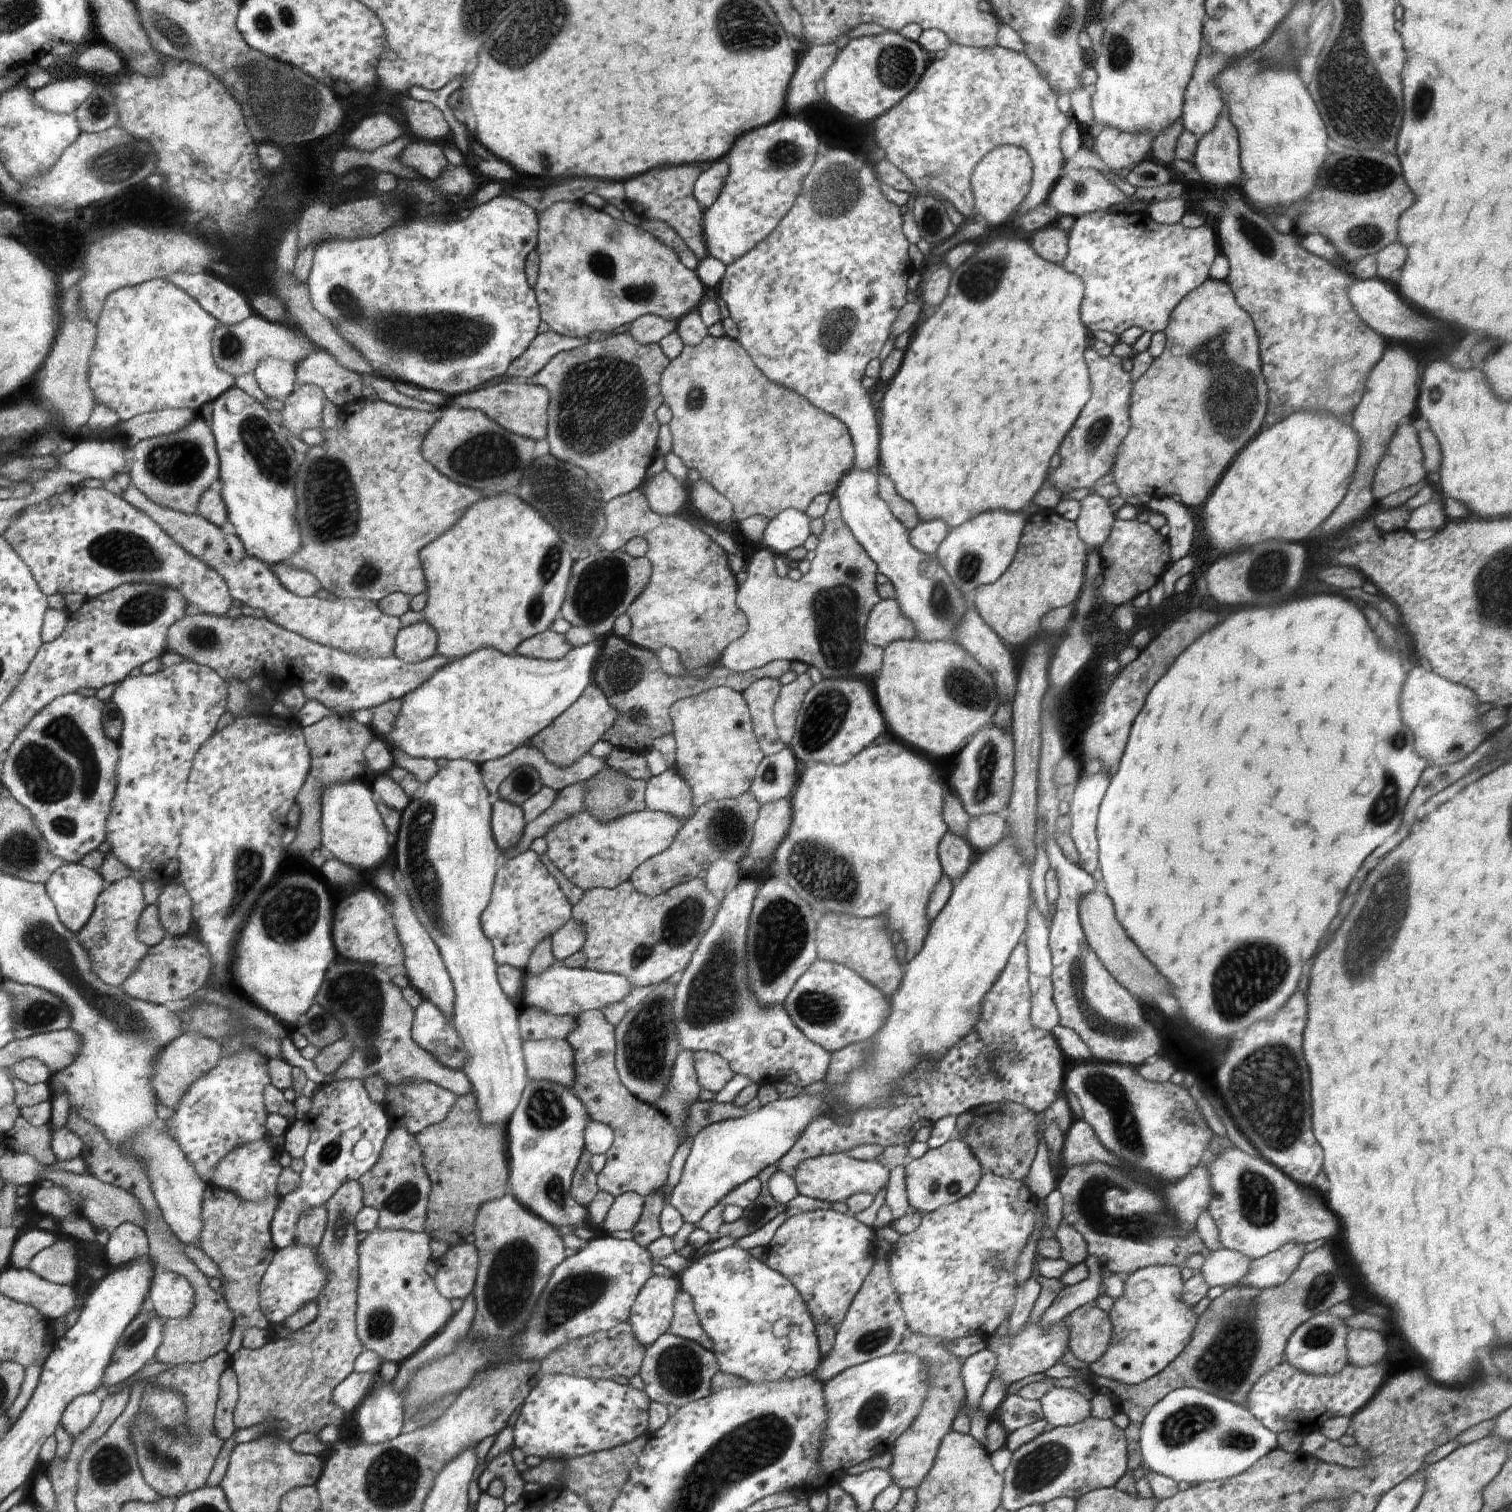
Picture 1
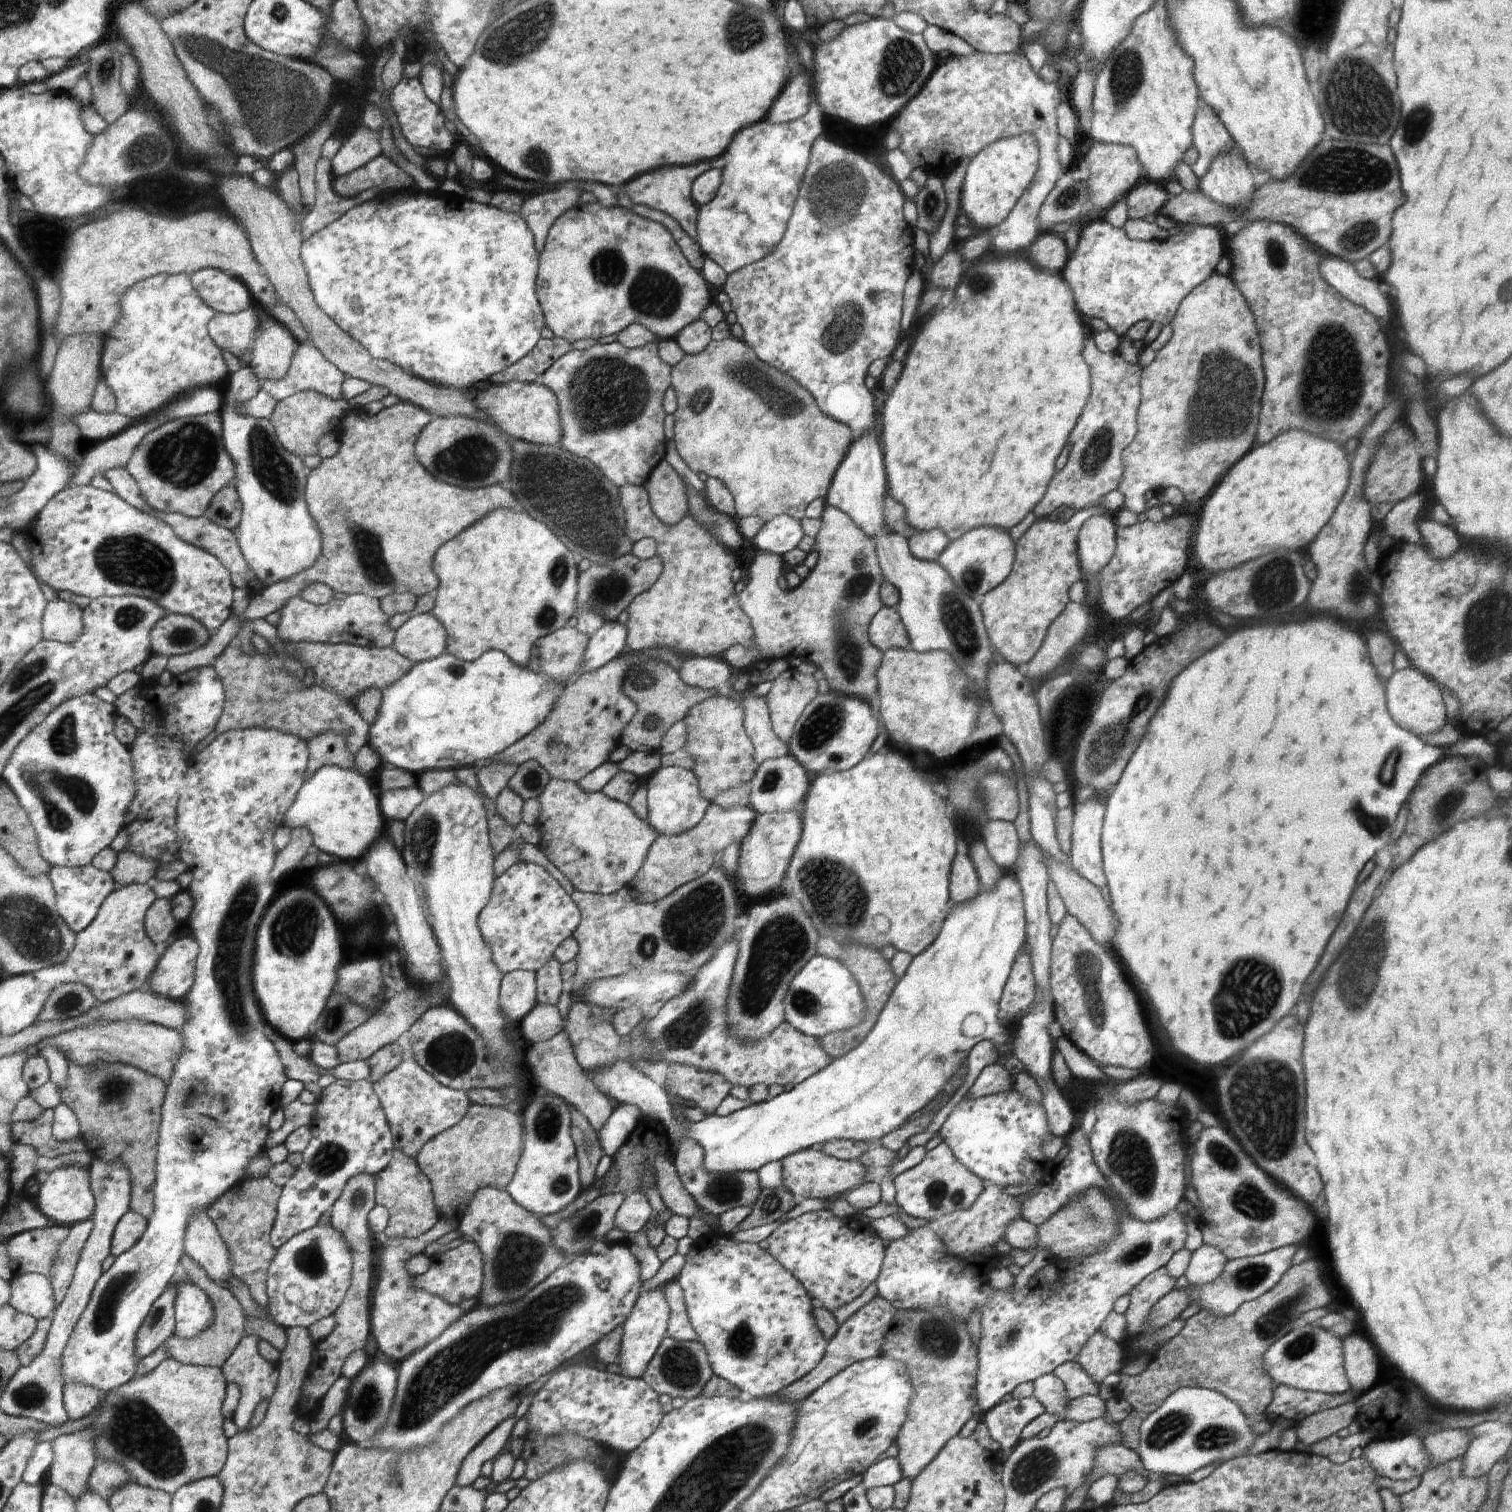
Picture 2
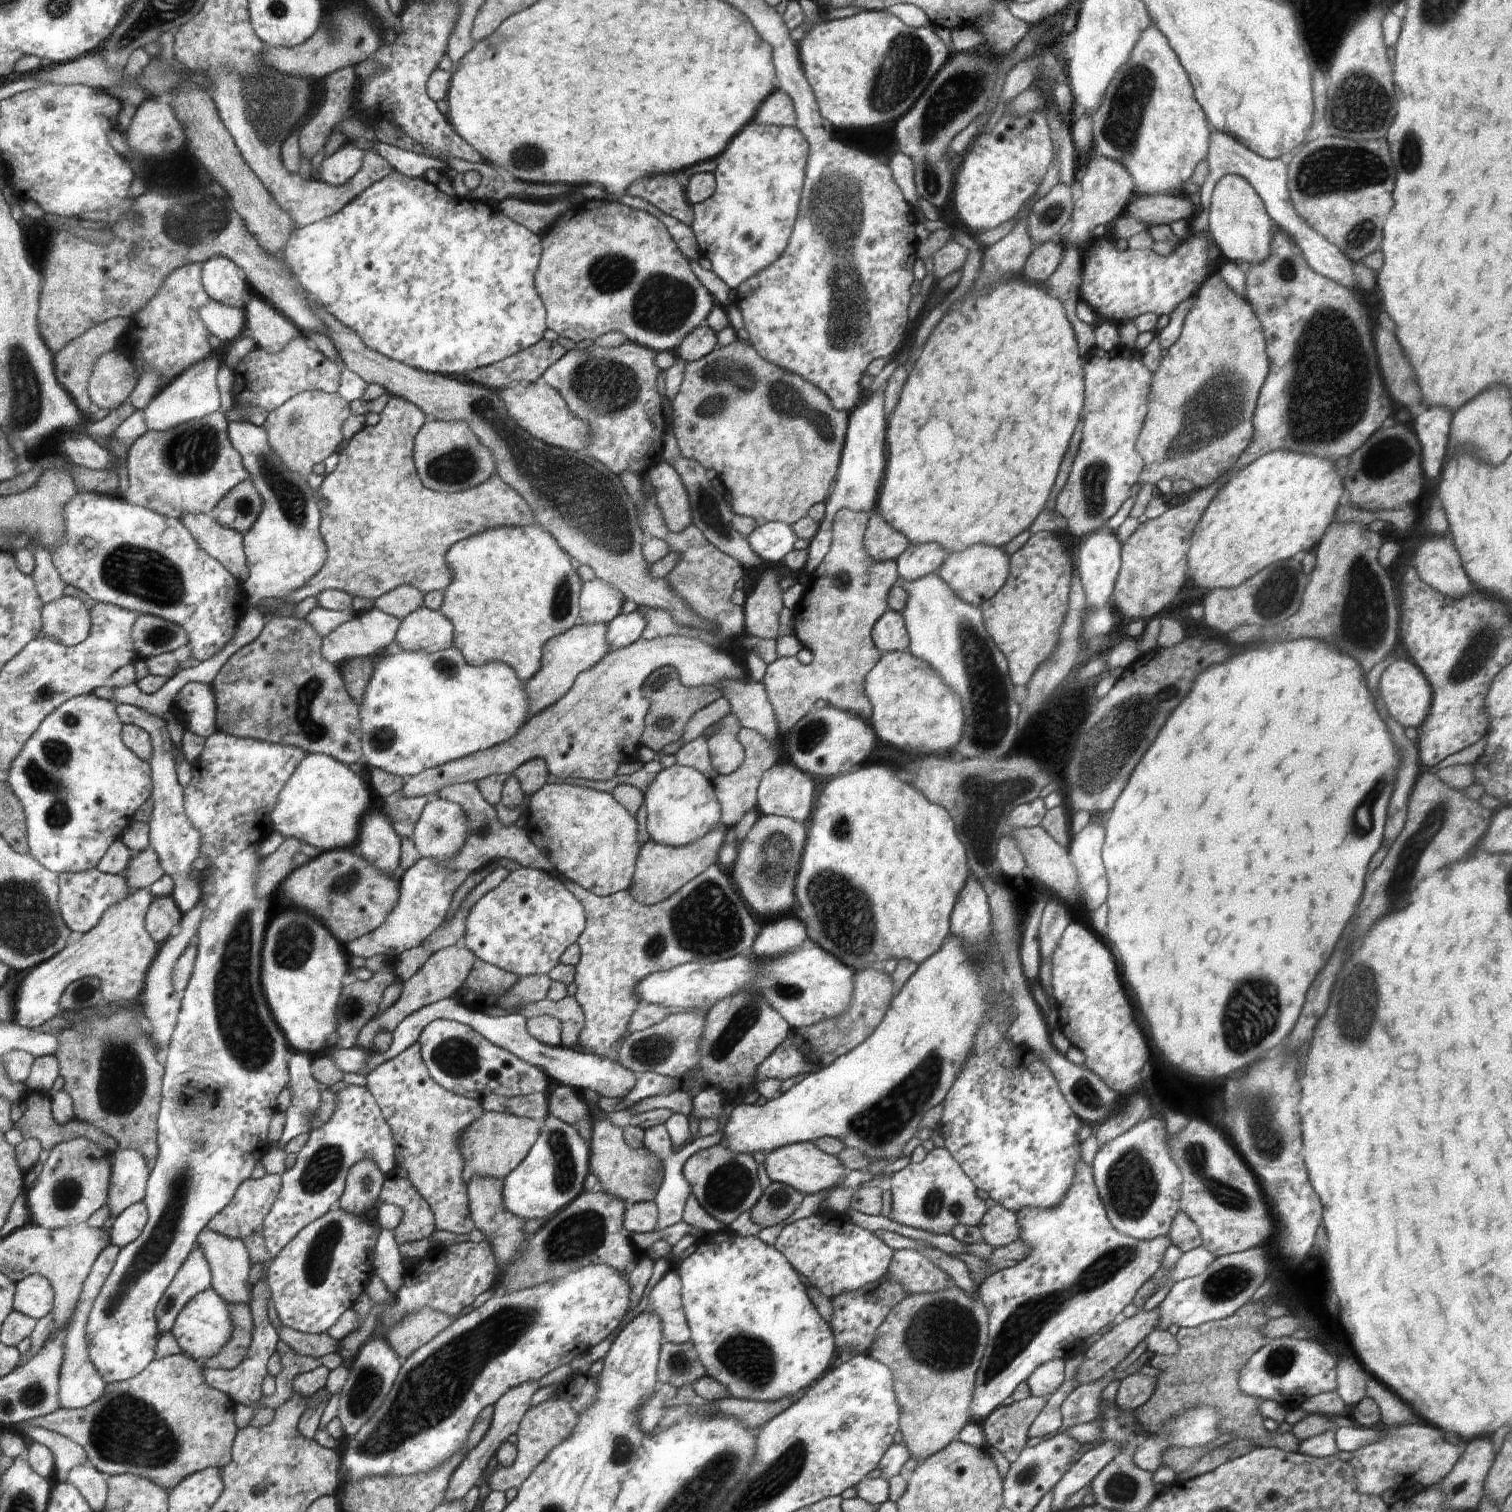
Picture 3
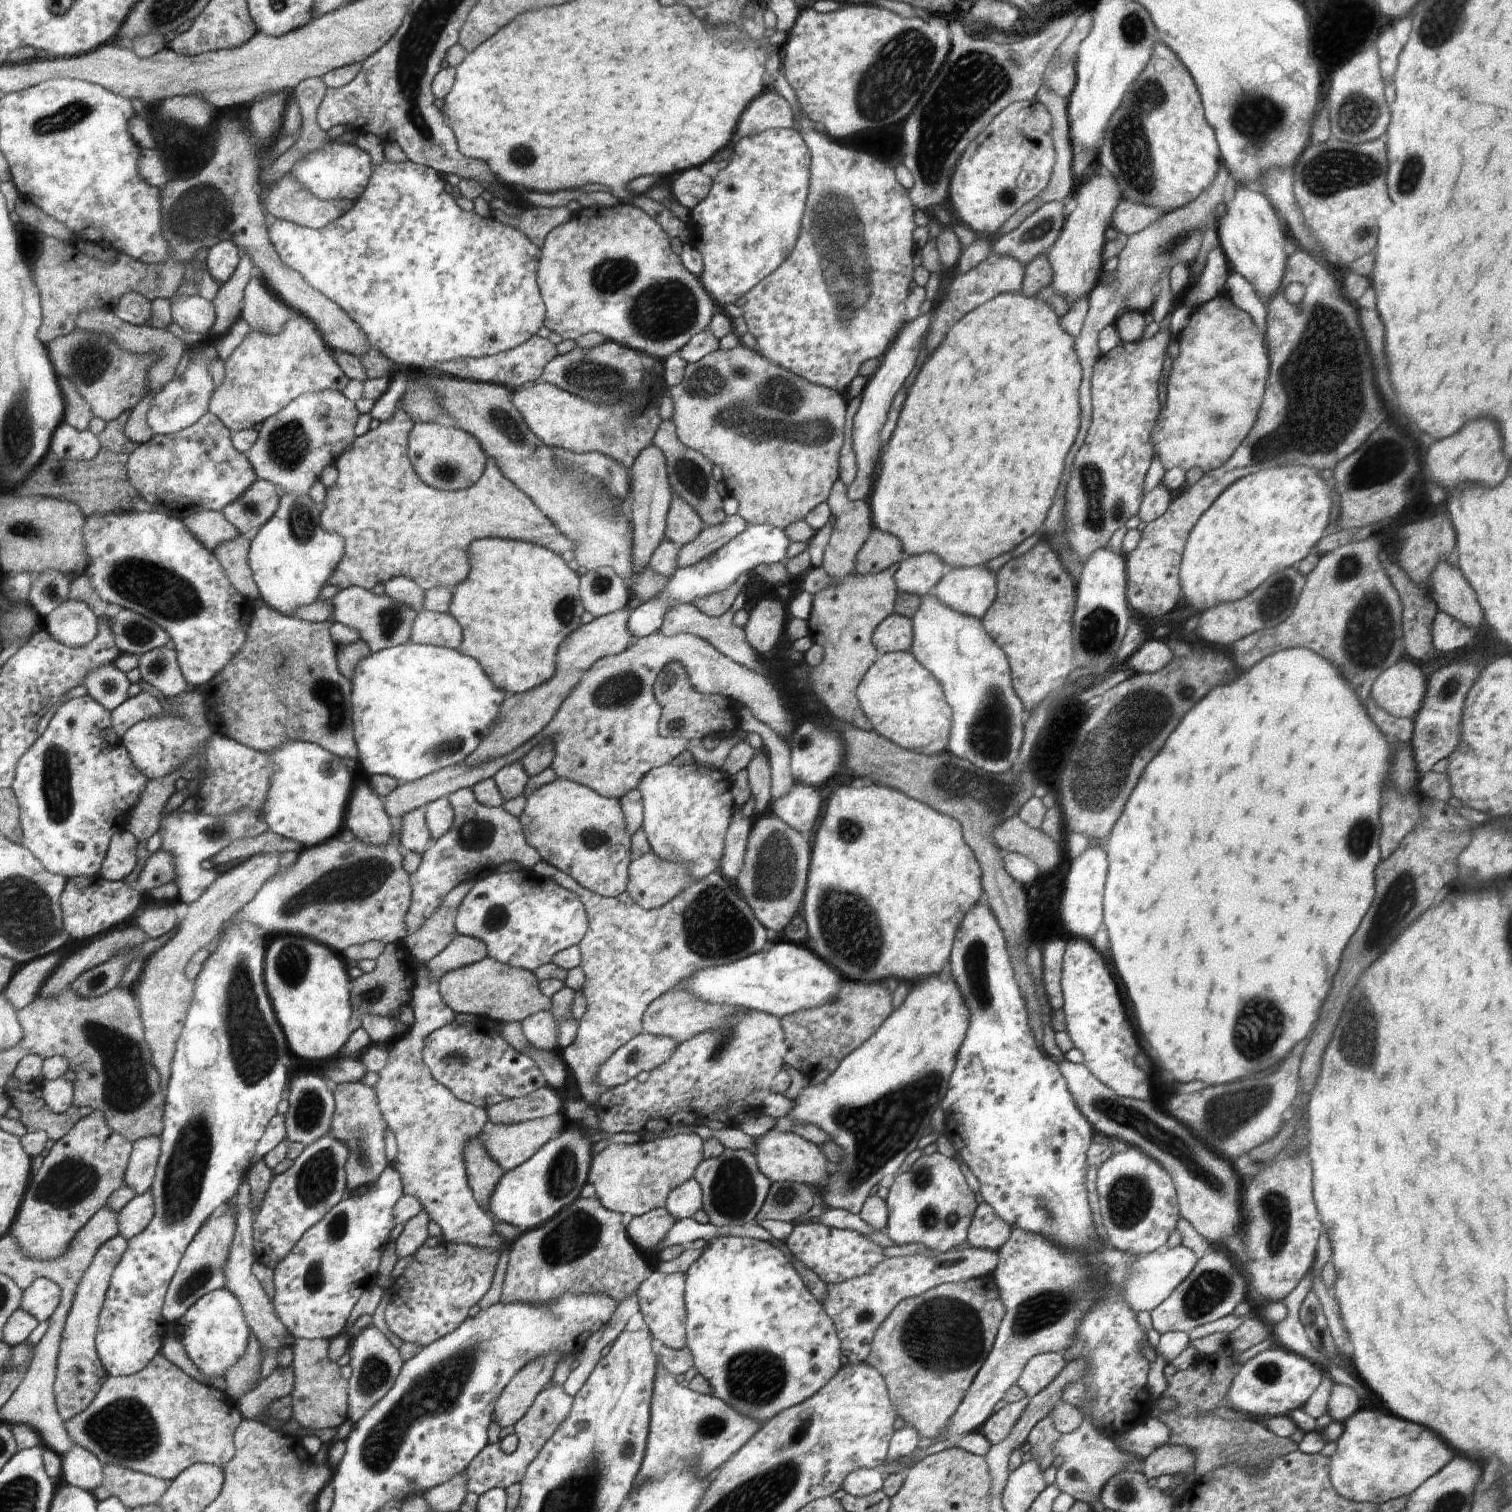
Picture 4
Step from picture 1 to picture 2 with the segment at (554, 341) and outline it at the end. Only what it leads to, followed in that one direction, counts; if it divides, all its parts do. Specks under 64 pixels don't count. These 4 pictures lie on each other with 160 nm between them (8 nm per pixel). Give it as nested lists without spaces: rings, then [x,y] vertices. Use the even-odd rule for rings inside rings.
[[[552,337],[542,338],[537,342],[536,348],[523,357],[521,361],[511,365],[509,369],[502,370],[501,373],[494,374],[489,380],[492,385],[509,385],[534,383],[540,379],[540,374],[545,374],[546,370],[553,367],[558,358],[564,357],[571,349],[571,343],[566,339]]]

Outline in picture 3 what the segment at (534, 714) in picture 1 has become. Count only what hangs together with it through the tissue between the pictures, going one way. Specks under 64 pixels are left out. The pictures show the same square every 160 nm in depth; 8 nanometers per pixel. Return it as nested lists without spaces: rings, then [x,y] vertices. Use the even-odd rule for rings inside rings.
[[[636,610],[630,614],[620,613],[614,620],[608,624],[608,638],[610,652],[619,648],[630,646],[636,642],[645,630],[646,619],[643,614]],[[394,642],[389,646],[388,652],[381,656],[381,660],[378,663],[374,663],[372,678],[365,688],[363,701],[360,704],[362,725],[361,750],[364,752],[363,764],[370,766],[372,769],[382,769],[396,776],[409,778],[426,769],[445,765],[450,761],[468,757],[478,751],[509,741],[516,733],[520,732],[524,724],[528,722],[527,718],[529,716],[529,697],[525,689],[525,683],[522,682],[521,678],[518,678],[513,667],[508,666],[505,662],[494,661],[486,665],[472,666],[466,662],[462,651],[454,646],[438,652],[427,653],[426,651],[407,651]]]

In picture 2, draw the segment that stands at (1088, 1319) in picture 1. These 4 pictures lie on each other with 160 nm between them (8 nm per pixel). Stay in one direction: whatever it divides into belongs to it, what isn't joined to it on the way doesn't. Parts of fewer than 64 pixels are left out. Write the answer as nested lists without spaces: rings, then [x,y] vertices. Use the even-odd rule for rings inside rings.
[[[1102,1330],[1090,1336],[1075,1362],[1100,1386],[1111,1373],[1118,1373],[1125,1366],[1121,1344],[1110,1340]]]

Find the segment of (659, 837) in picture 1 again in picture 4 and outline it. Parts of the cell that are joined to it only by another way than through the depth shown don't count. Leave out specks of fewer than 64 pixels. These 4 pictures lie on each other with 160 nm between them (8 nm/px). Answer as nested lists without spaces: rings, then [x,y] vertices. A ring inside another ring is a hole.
[[[558,777],[526,799],[519,818],[528,841],[541,853],[542,861],[564,871],[583,887],[603,897],[617,897],[626,892],[633,858],[631,836],[618,799]]]

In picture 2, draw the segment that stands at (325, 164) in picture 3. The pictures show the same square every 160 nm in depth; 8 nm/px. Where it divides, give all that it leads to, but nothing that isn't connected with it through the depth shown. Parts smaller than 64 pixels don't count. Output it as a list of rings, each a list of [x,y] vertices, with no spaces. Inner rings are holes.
[[[363,124],[342,143],[331,160],[331,168],[338,176],[353,173],[381,154],[380,133]]]

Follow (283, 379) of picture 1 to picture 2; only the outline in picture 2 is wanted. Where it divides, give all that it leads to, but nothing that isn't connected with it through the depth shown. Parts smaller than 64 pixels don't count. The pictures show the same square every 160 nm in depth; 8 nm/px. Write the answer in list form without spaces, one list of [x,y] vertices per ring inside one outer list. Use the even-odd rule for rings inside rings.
[[[259,308],[261,333],[258,333],[248,364],[257,378],[284,378],[297,350],[292,333],[270,314]]]

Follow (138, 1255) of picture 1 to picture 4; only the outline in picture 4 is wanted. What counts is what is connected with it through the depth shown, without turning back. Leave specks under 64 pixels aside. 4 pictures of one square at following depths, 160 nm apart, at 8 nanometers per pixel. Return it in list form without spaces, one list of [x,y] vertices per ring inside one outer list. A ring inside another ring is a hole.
[[[150,1190],[142,1195],[136,1195],[118,1213],[119,1234],[130,1240],[144,1232],[153,1220],[154,1212],[154,1198]]]

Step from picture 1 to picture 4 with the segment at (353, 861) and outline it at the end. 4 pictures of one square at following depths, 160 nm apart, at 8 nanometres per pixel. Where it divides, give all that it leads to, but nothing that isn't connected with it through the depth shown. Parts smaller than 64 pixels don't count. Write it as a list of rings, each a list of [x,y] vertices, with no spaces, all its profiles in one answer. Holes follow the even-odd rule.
[[[306,741],[285,742],[270,754],[275,774],[262,810],[267,828],[299,842],[304,848],[330,840],[344,824],[346,804],[352,792],[352,776],[344,766],[344,759],[340,768],[338,755]]]

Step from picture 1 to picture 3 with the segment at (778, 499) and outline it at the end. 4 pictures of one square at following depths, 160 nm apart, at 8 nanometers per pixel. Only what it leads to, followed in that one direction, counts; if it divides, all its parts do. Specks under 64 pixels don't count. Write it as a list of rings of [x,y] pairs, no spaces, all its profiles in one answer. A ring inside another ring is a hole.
[[[737,338],[728,346],[714,347],[697,361],[685,363],[683,381],[671,409],[682,454],[706,469],[716,470],[731,494],[735,515],[749,516],[758,525],[770,521],[793,525],[808,516],[815,504],[829,501],[837,481],[849,414],[836,410],[814,383],[763,359],[750,342]]]

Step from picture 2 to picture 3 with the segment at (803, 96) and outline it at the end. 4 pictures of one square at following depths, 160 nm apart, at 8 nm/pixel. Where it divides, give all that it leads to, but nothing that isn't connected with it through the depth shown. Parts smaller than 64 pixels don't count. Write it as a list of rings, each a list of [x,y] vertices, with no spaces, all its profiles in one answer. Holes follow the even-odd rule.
[[[779,90],[760,106],[755,122],[761,125],[796,126],[797,113],[793,99],[789,94]]]

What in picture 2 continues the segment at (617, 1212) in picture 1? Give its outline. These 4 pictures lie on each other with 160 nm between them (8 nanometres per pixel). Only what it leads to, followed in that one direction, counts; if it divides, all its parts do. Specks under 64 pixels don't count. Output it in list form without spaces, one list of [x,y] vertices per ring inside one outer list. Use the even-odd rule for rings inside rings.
[[[630,1192],[617,1214],[617,1226],[620,1231],[633,1236],[645,1229],[655,1216],[644,1193]]]

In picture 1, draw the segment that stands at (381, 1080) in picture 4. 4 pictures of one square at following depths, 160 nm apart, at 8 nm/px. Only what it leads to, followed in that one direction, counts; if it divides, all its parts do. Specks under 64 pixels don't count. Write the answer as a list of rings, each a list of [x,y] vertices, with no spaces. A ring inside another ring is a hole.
[[[407,1083],[399,1087],[388,1087],[383,1104],[388,1119],[394,1127],[406,1127],[413,1135],[422,1132],[430,1125],[440,1124],[456,1104],[457,1095],[436,1083]]]

